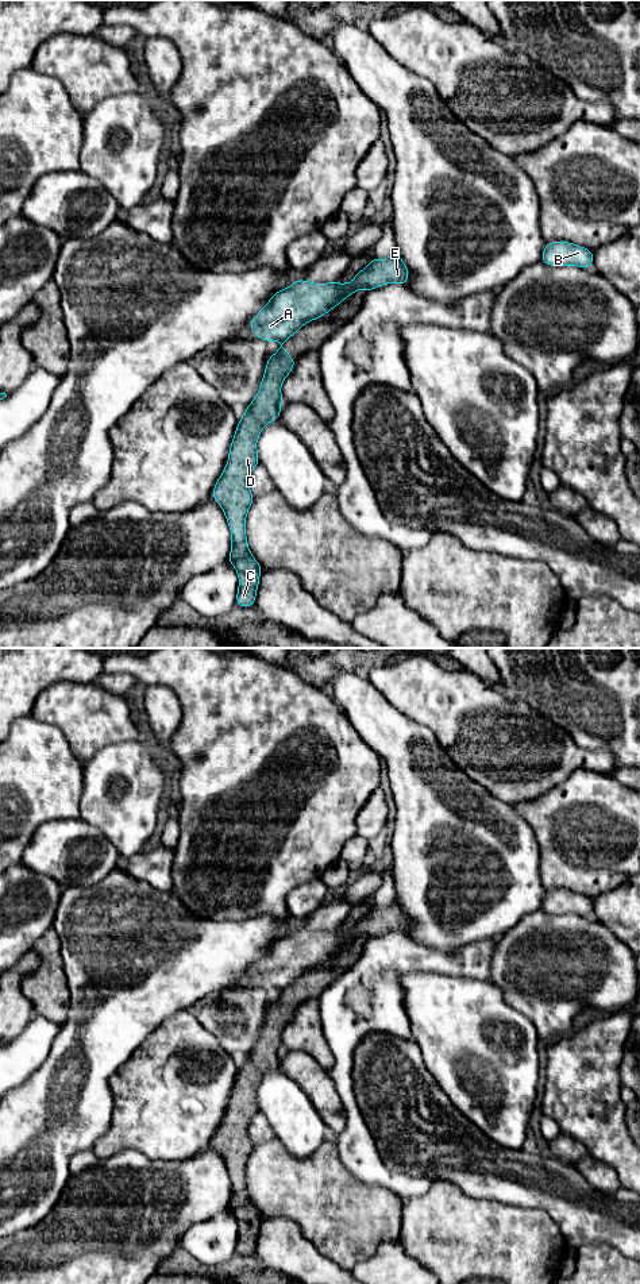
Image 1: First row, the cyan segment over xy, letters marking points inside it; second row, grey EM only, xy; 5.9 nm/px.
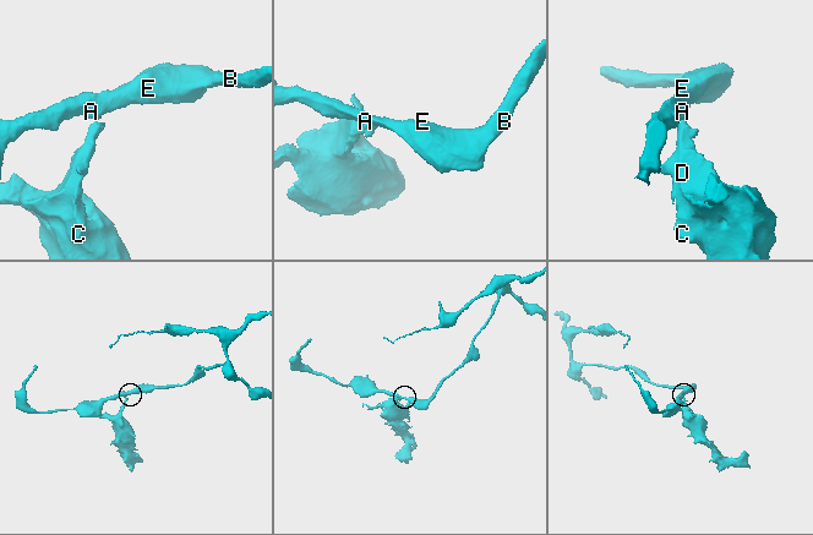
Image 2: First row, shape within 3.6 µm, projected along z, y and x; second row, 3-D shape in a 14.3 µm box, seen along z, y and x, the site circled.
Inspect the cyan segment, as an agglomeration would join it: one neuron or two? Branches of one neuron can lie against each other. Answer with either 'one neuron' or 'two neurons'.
two neurons

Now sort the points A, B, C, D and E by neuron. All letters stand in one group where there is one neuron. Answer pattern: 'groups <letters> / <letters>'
groups A B E / C D

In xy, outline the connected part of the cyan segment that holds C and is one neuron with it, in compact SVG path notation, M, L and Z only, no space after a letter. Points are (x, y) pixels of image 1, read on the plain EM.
M284 988L278 999L269 1005L259 1038L238 1069L228 1110L223 1122L213 1135L213 1149L224 1160L231 1179L231 1200L228 1210L235 1215L239 1225L236 1253L252 1254L257 1246L262 1215L251 1203L246 1185L246 1164L254 1149L248 1135L248 1125L259 1113L257 1090L262 1077L279 1067L282 1041L281 1033L294 1015L284 996Z

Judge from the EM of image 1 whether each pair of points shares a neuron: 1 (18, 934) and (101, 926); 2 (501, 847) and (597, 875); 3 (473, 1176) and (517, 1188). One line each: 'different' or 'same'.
1: different
2: different
3: same

